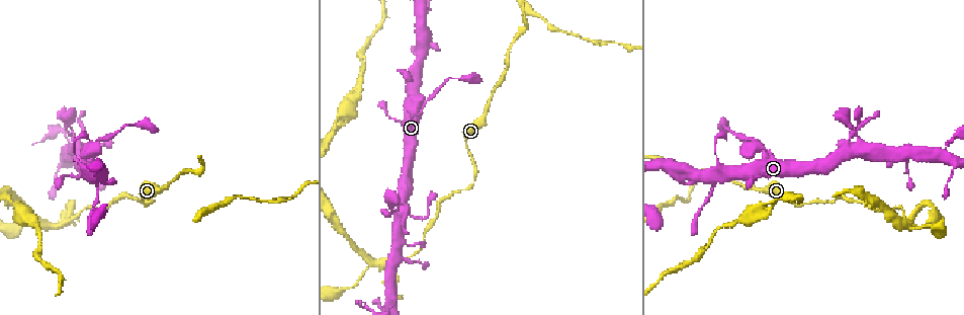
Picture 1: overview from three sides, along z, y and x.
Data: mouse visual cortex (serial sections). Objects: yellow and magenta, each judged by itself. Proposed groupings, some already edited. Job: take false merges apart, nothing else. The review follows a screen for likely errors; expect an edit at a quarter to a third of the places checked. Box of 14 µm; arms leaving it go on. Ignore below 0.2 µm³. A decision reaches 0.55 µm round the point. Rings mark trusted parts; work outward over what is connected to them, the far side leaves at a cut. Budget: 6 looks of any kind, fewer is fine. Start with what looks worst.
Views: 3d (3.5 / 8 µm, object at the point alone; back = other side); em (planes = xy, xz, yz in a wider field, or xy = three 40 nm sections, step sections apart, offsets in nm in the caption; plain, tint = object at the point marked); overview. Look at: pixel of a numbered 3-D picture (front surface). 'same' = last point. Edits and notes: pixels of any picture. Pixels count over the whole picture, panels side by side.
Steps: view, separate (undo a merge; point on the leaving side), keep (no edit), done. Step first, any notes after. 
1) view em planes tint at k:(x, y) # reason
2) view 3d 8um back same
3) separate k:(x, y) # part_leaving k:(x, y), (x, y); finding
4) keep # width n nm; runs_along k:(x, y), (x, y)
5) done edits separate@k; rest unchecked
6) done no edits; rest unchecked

view 3d 3.5um at 1:(761, 149) # abrupt turn

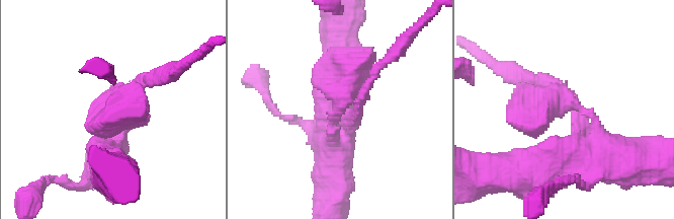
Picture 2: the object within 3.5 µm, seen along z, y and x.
view em planes tint at 2:(358, 111) # now the EM

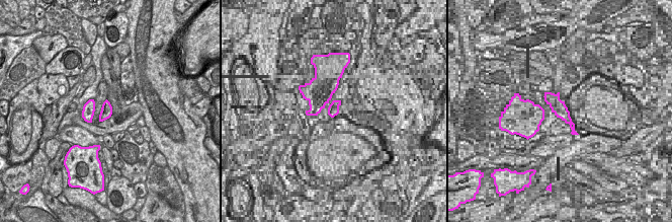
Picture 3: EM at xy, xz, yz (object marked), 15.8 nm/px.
keep # width 200 nm; runs_along 2:(600, 160), (577, 151), (567, 95), (522, 107); all the same cell

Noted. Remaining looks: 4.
view 3d 3.5um at 1:(401, 212) # three-way junction

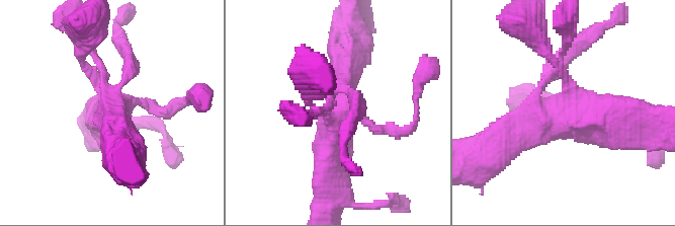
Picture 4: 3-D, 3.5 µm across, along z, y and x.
view em planes tint at 4:(570, 100) # shape alone is not enough

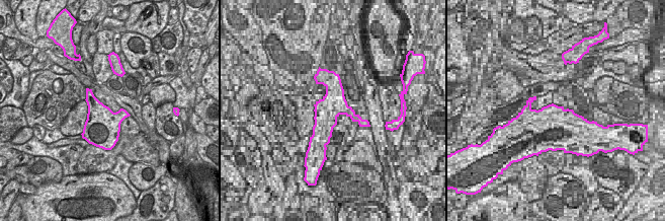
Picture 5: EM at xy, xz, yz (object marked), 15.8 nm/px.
view em xy step 1 tint same

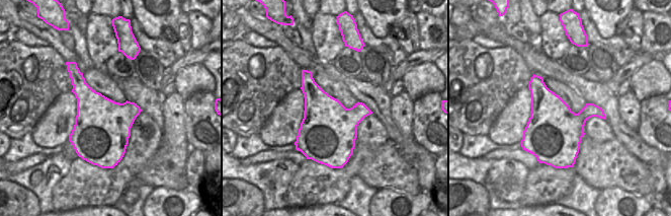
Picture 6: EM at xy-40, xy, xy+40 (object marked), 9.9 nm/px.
keep # width 550 nm; runs_along 4:(505, 139), (536, 117), (635, 121); all the same cell

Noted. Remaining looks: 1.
done no edits; rest unchecked

